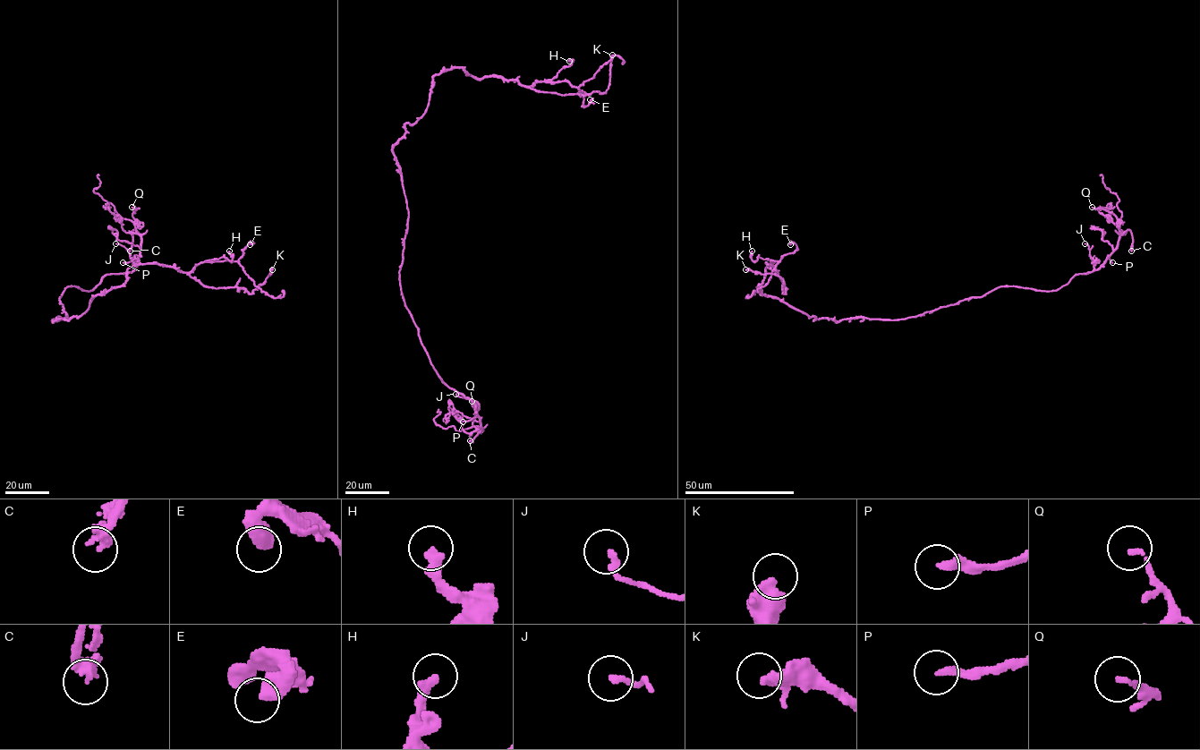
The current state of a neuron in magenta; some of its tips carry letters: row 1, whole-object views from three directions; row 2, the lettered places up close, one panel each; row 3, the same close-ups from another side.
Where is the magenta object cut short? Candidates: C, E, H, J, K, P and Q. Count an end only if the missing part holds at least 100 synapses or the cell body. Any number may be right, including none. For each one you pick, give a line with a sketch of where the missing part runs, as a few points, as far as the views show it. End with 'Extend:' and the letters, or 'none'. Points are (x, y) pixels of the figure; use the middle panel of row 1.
C: course (470, 440), (463, 442), (465, 447), (491, 452), (486, 466)
Extend: C

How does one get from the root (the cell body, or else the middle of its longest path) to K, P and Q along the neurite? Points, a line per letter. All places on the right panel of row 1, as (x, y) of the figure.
K: (883, 319), (814, 320), (761, 293), (759, 286), (769, 264), (780, 276), (784, 294), (778, 276), (745, 269)
P: (883, 319), (922, 315), (982, 296), (1001, 286), (1056, 291), (1075, 275), (1098, 269), (1108, 255), (1112, 262)
Q: (883, 319), (922, 315), (1001, 286), (1056, 291), (1098, 269), (1119, 230), (1112, 213), (1092, 207)

